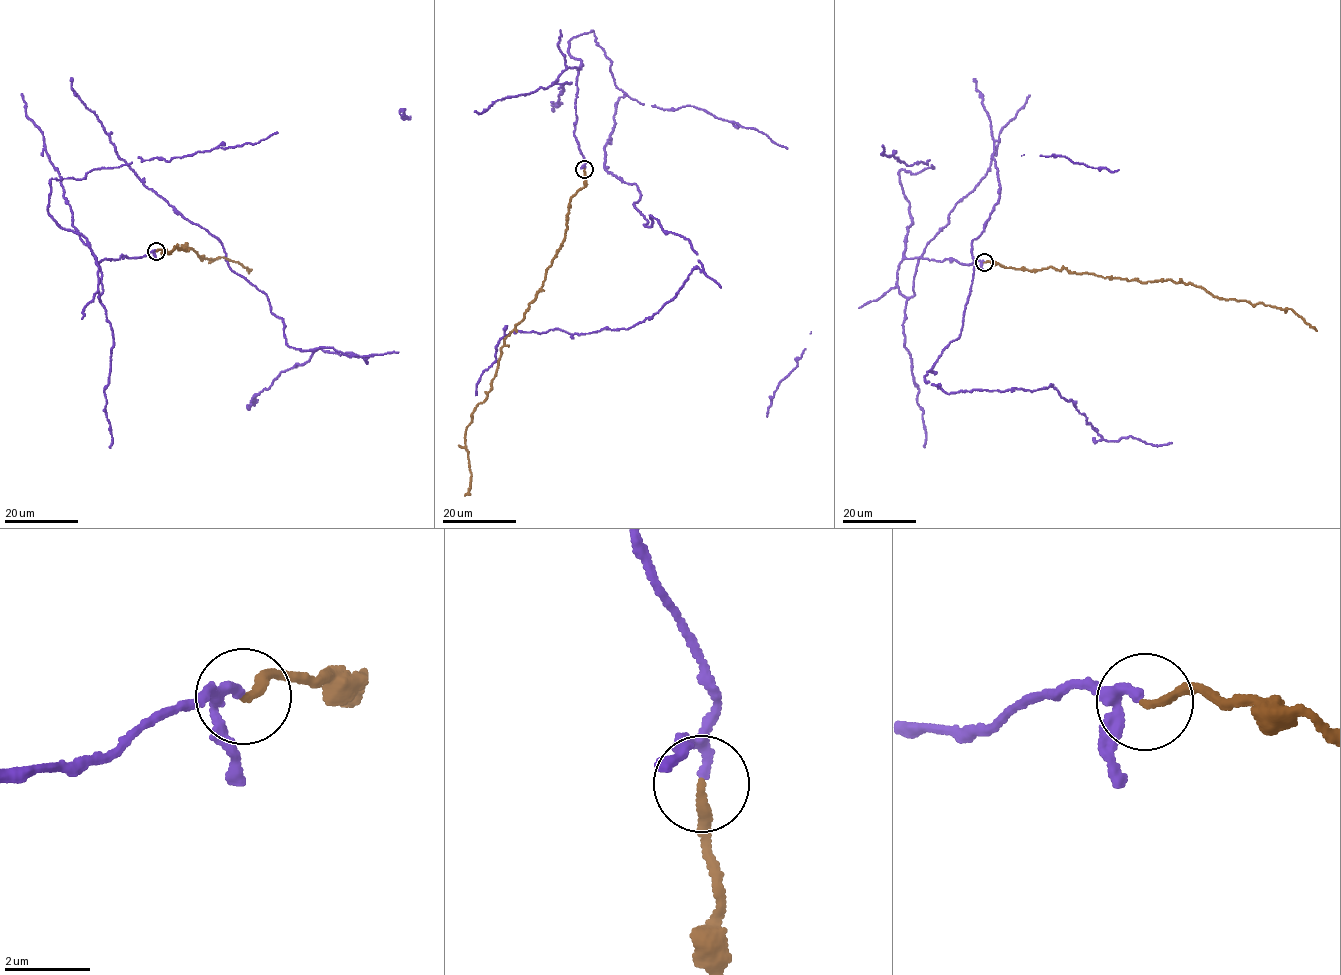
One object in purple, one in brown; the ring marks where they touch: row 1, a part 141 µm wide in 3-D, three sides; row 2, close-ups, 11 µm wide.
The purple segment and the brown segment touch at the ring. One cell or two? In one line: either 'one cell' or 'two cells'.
one cell

